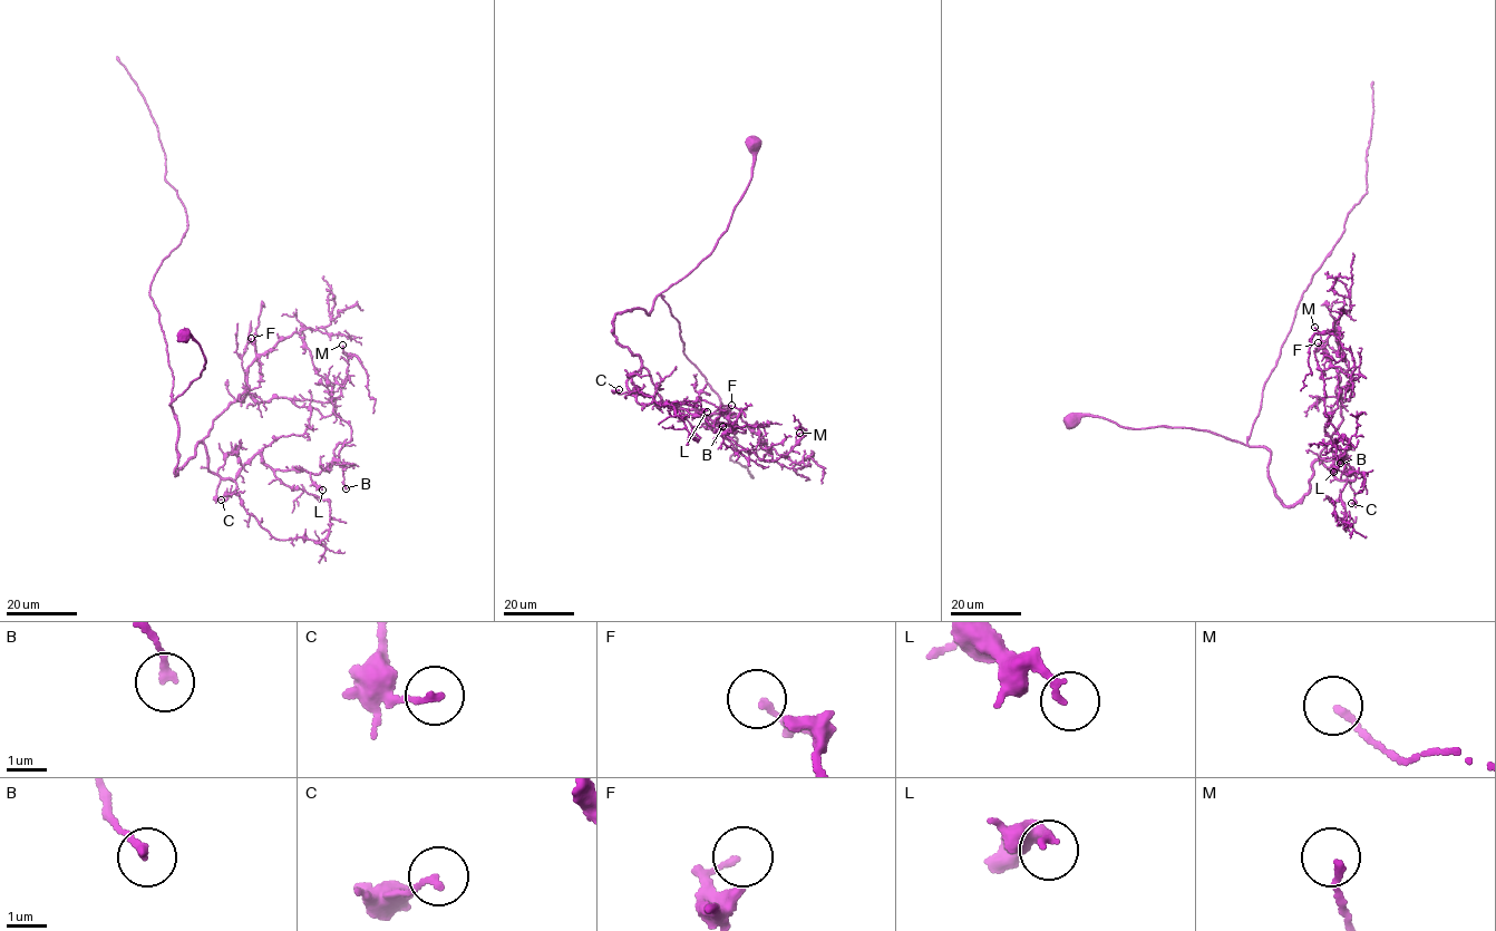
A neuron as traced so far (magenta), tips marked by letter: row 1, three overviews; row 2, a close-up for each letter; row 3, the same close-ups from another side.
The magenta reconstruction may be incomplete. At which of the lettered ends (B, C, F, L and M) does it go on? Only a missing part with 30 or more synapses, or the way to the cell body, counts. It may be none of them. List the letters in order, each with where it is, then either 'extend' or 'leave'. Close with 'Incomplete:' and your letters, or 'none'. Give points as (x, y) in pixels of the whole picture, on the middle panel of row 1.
B: (722, 426) | leave
C: (619, 389) | leave
F: (731, 405) | leave
L: (707, 411) | leave
M: (799, 433) | leave
Incomplete: none

